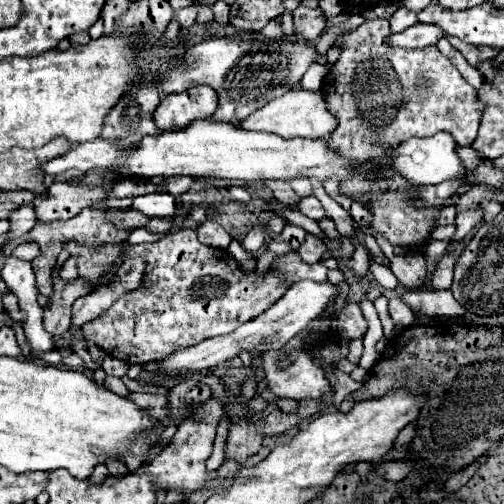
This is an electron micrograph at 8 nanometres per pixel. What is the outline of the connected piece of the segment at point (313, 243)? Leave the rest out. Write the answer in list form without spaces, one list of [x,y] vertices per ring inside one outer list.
[[[307,234],[305,242],[297,248],[297,252],[299,252],[301,258],[307,260],[309,264],[311,264],[311,262],[319,262],[321,256],[323,256],[323,244],[321,244],[321,240],[319,240],[317,236]]]

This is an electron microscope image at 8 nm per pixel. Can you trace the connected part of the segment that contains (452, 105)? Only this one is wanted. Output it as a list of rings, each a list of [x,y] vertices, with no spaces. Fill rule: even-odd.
[[[385,18],[365,20],[359,28],[337,36],[335,42],[339,44],[341,56],[331,66],[323,82],[327,110],[337,118],[335,132],[325,138],[327,148],[353,164],[365,164],[371,160],[383,164],[383,160],[389,160],[389,154],[399,148],[401,142],[413,136],[430,137],[438,132],[449,132],[459,146],[471,146],[483,112],[475,88],[459,78],[459,72],[457,78],[449,78],[449,62],[441,62],[441,52],[435,46],[419,50],[391,48],[385,44],[385,36],[389,36],[389,22]]]

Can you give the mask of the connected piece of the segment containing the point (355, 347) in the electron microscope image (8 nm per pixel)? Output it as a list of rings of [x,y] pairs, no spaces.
[[[361,338],[349,340],[347,348],[349,348],[347,360],[351,360],[351,362],[355,362],[355,364],[357,364],[357,362],[359,362],[359,358],[361,358],[361,354],[363,354],[363,340],[361,340]]]

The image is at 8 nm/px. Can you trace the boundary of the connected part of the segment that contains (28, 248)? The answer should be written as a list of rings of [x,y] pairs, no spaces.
[[[33,242],[19,244],[19,246],[13,250],[13,256],[21,258],[21,260],[33,260],[33,258],[37,256],[37,244],[33,244]]]

